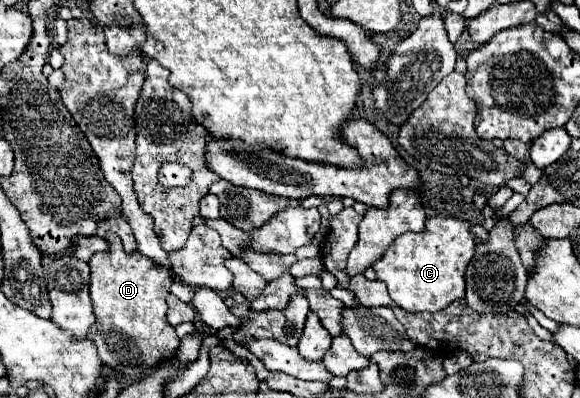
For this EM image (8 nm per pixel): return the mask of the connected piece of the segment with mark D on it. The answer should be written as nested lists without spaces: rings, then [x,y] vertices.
[[[109,233],[109,253],[91,257],[91,301],[97,317],[89,339],[97,345],[101,361],[125,381],[141,381],[153,373],[165,357],[171,357],[179,347],[175,329],[167,323],[167,297],[171,275],[139,251],[127,255],[121,239]]]

